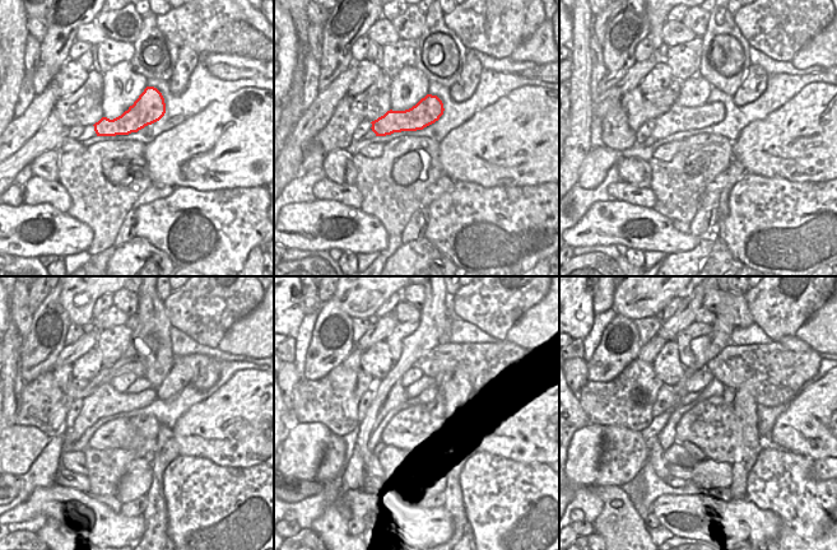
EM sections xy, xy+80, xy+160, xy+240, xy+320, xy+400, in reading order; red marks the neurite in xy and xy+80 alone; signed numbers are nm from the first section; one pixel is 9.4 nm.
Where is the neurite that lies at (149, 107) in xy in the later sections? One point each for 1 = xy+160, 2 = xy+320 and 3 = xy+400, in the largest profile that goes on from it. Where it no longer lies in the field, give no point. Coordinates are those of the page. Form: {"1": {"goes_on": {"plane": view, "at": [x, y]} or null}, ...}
{"1": {"goes_on": {"plane": "xy+160", "at": [678, 119]}}, "2": {"goes_on": {"plane": "xy+320", "at": [436, 317]}}, "3": {"goes_on": {"plane": "xy+400", "at": [705, 348]}}}

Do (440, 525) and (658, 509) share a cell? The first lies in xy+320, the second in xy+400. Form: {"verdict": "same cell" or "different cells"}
{"verdict": "same cell"}

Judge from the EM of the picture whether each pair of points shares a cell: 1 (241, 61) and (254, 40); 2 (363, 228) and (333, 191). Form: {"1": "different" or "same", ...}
{"1": "different", "2": "different"}

